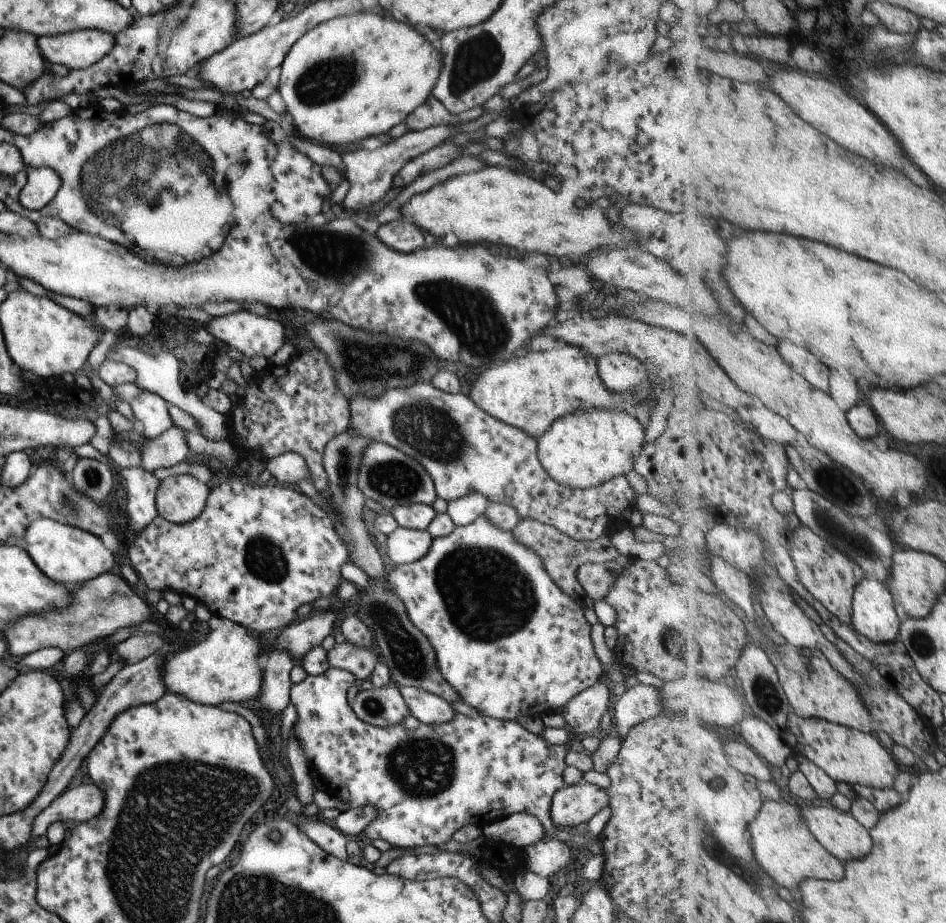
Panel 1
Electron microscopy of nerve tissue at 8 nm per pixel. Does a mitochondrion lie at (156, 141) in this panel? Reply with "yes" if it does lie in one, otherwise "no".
yes

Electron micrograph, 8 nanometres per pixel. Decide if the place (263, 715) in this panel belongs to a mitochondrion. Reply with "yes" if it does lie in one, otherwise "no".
no

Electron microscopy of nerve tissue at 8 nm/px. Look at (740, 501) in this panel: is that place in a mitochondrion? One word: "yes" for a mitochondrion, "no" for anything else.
no

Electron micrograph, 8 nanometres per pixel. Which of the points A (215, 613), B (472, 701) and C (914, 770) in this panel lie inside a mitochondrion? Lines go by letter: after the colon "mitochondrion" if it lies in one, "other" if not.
A: other
B: other
C: other

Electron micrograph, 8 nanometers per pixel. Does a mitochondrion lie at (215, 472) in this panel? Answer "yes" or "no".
no

